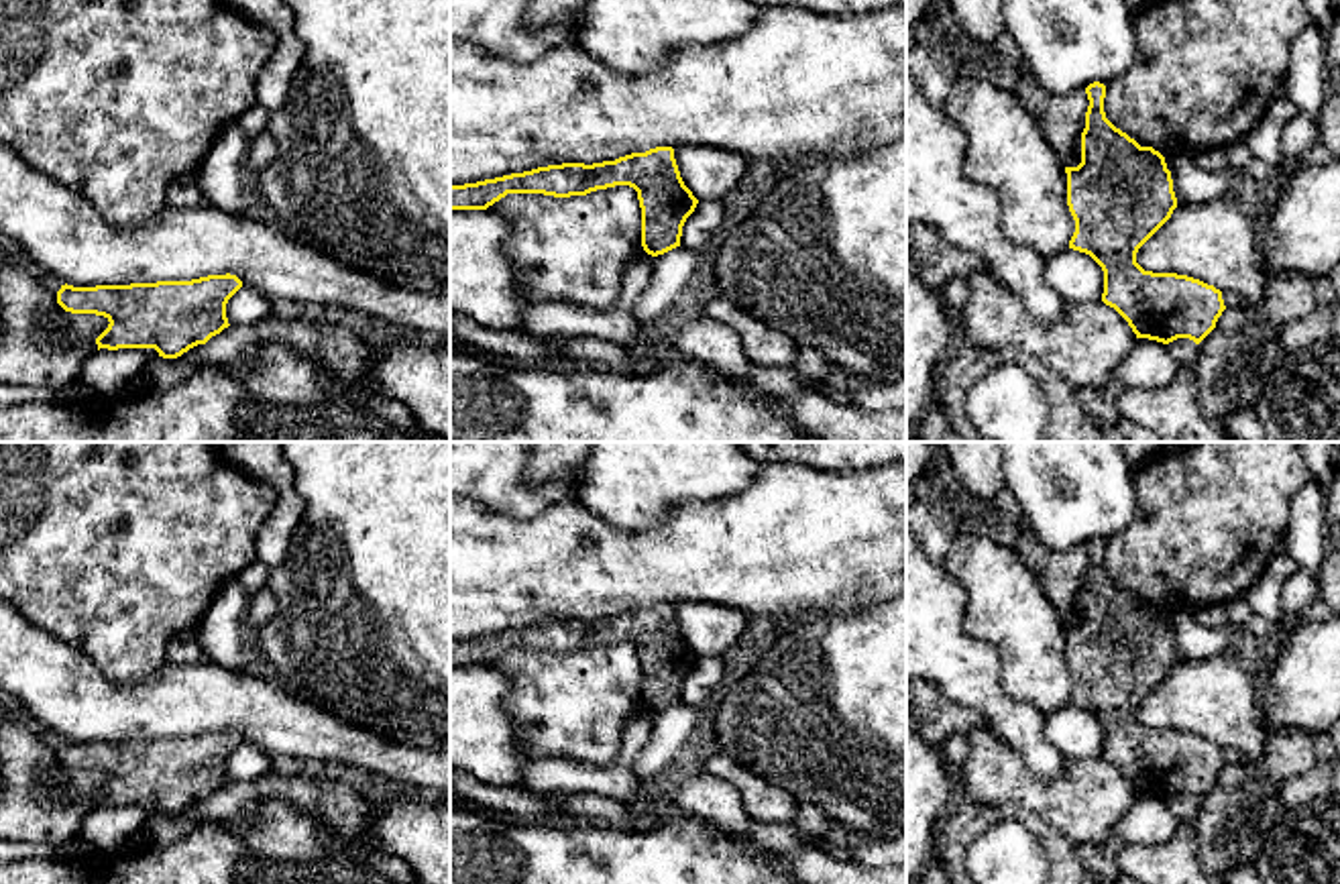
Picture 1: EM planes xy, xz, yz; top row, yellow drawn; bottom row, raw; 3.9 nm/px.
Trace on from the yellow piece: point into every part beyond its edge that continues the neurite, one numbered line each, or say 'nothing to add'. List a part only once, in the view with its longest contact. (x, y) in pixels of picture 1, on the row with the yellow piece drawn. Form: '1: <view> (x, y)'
nothing to add

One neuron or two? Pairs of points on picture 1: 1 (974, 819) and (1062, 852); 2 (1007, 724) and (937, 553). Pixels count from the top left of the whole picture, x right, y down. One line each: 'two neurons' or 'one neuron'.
1: one neuron
2: two neurons

